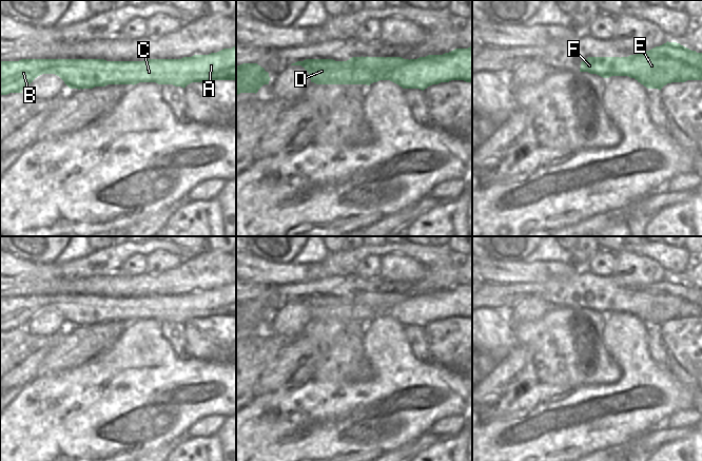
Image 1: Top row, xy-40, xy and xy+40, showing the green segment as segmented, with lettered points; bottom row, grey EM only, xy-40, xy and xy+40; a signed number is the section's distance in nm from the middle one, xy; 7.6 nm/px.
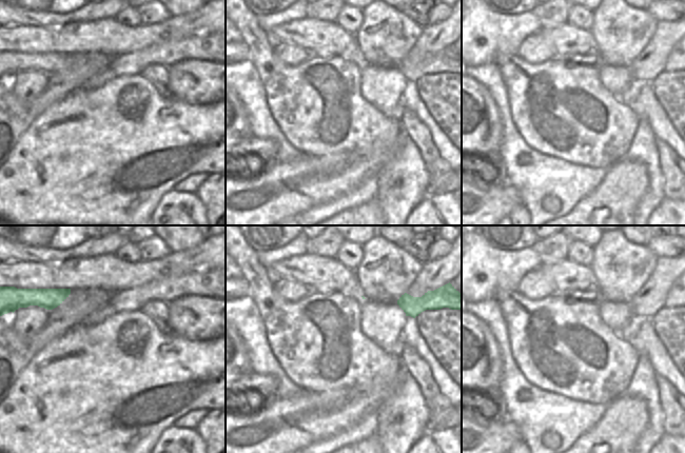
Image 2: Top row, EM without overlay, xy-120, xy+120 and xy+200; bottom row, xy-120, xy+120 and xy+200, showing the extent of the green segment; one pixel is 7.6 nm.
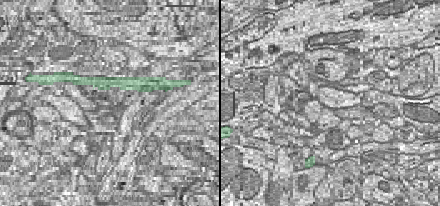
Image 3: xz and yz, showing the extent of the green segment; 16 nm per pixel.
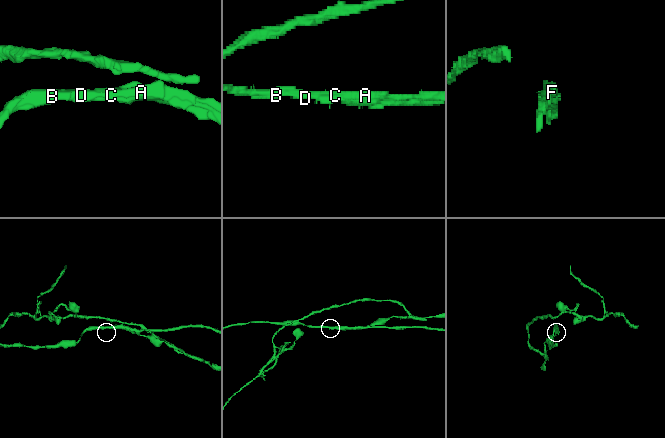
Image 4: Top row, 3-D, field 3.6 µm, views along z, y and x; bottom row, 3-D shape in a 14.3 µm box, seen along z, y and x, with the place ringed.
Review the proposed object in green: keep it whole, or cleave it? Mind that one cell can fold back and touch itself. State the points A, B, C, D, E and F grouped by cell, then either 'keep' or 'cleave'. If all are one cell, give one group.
groups A B C D F / E; cleave

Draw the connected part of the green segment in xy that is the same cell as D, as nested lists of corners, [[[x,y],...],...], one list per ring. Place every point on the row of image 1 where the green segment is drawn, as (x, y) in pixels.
[[[472,46],[455,49],[443,55],[428,55],[417,59],[387,59],[385,57],[352,57],[347,61],[333,59],[306,59],[291,65],[301,65],[308,73],[311,82],[316,84],[367,84],[379,80],[390,80],[403,89],[424,91],[432,84],[464,80],[472,82]]]

